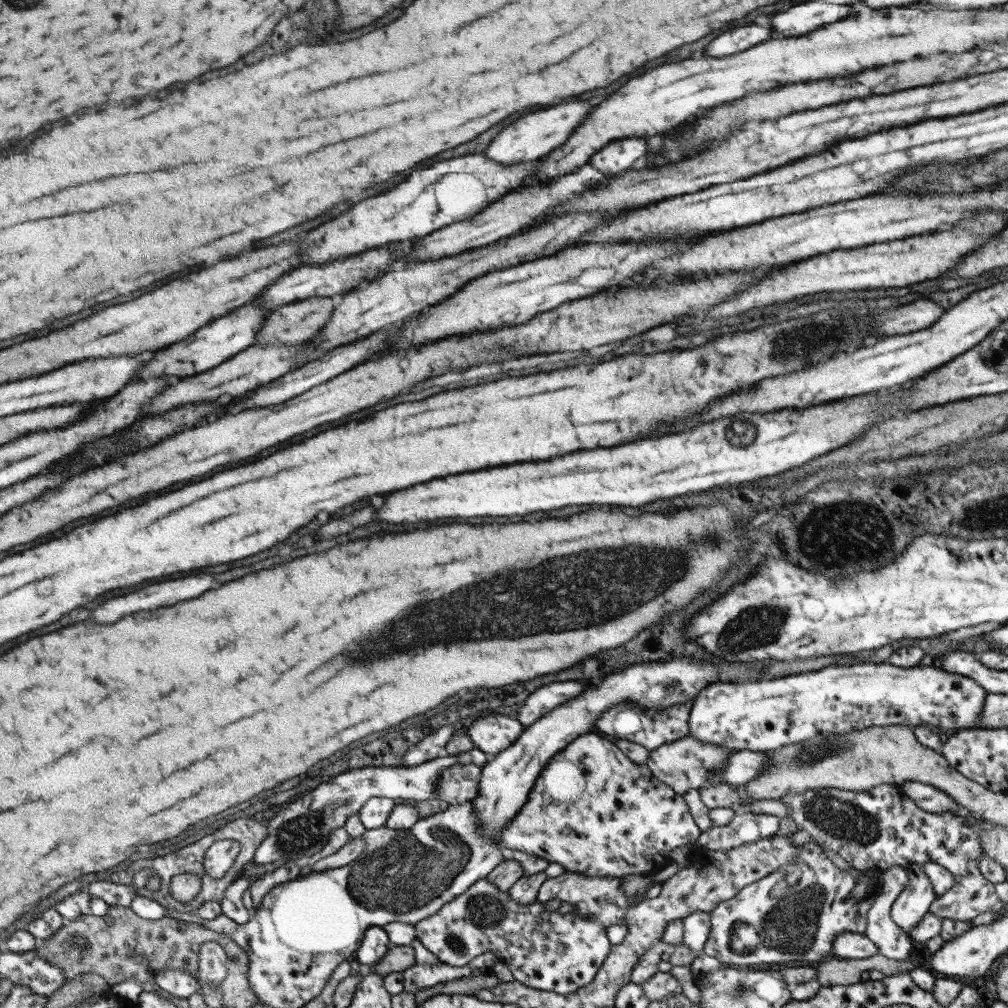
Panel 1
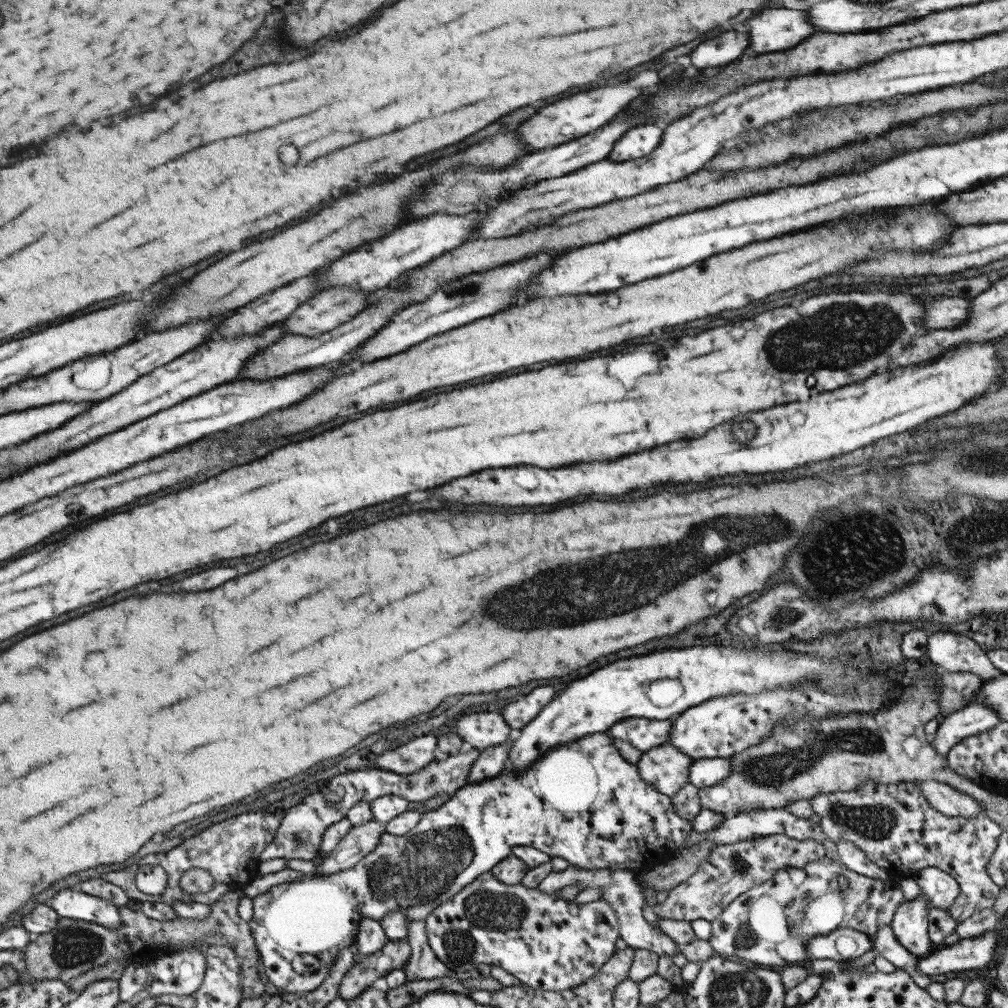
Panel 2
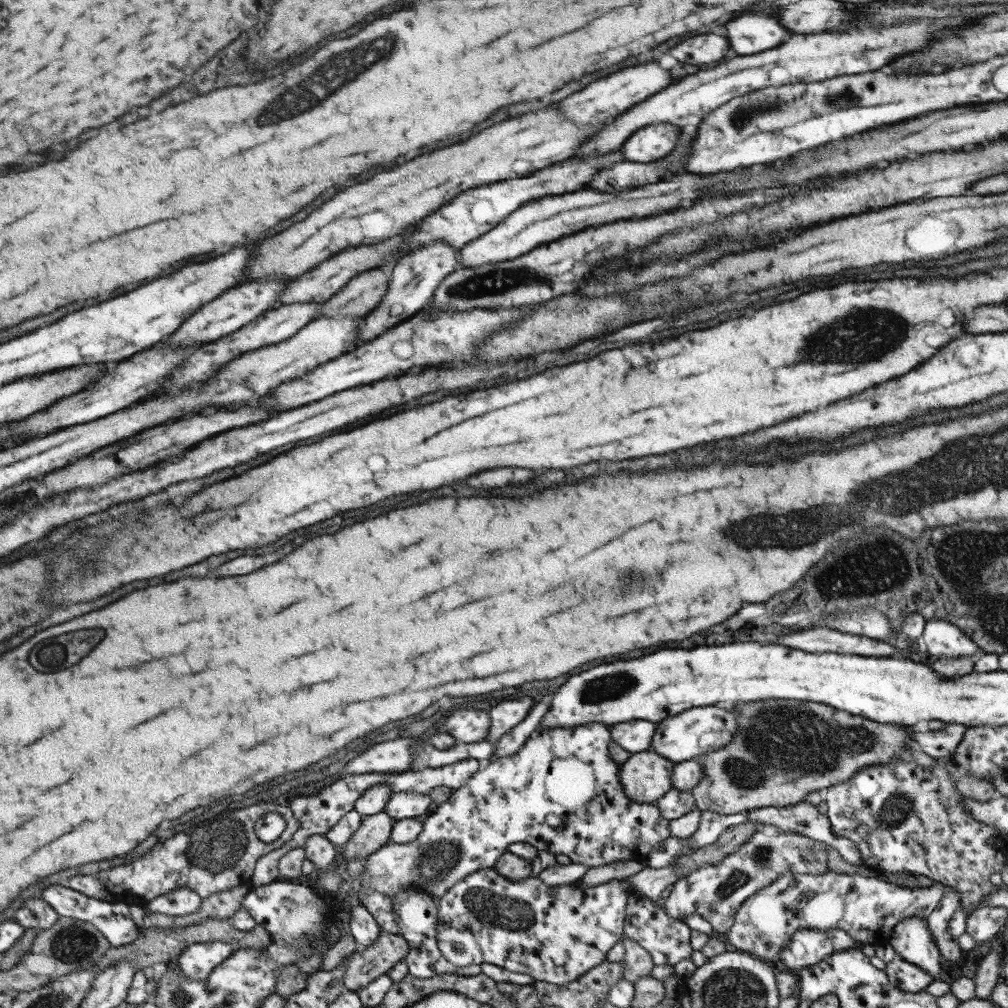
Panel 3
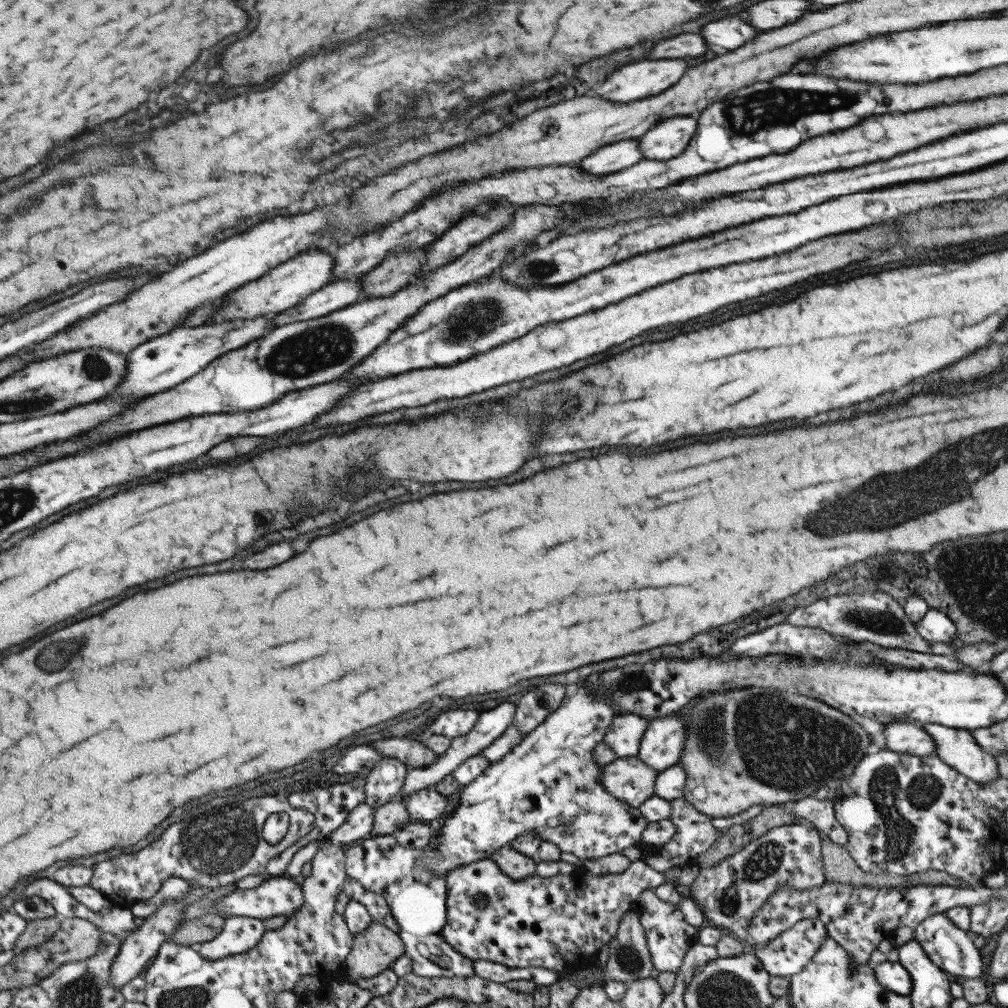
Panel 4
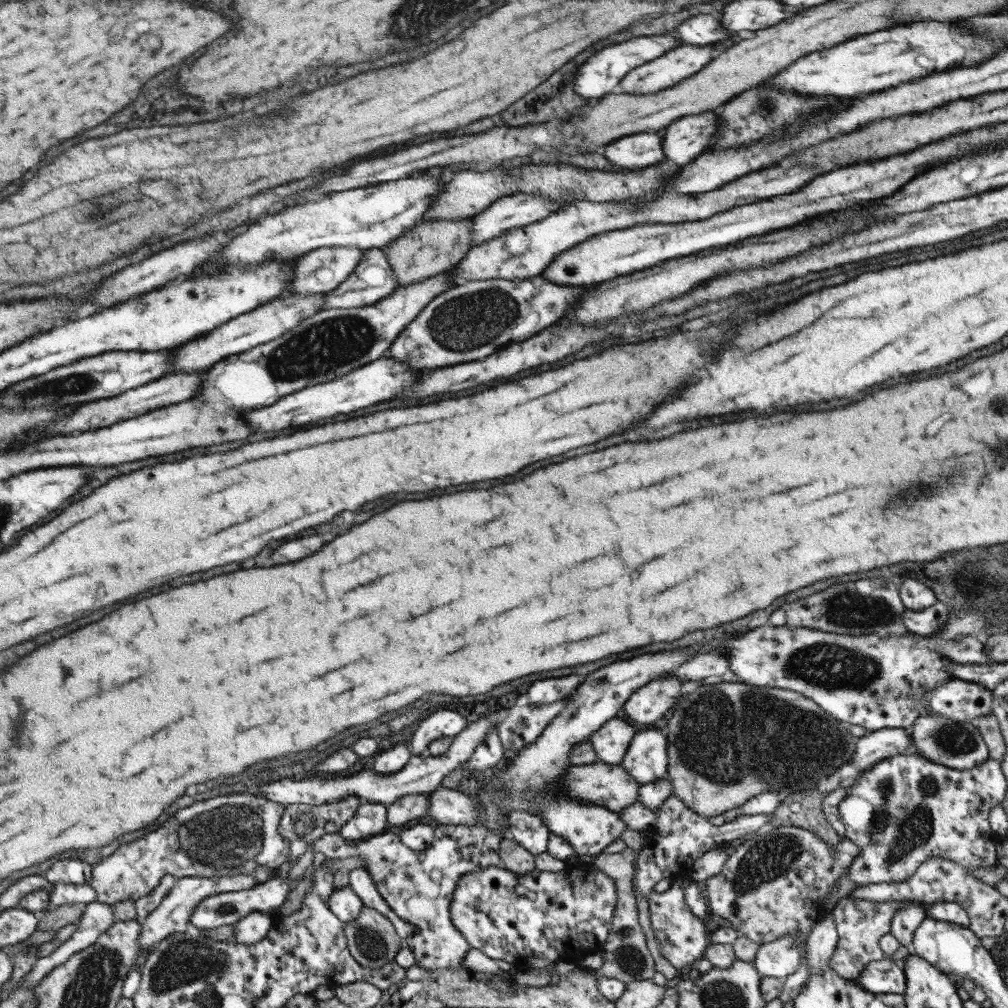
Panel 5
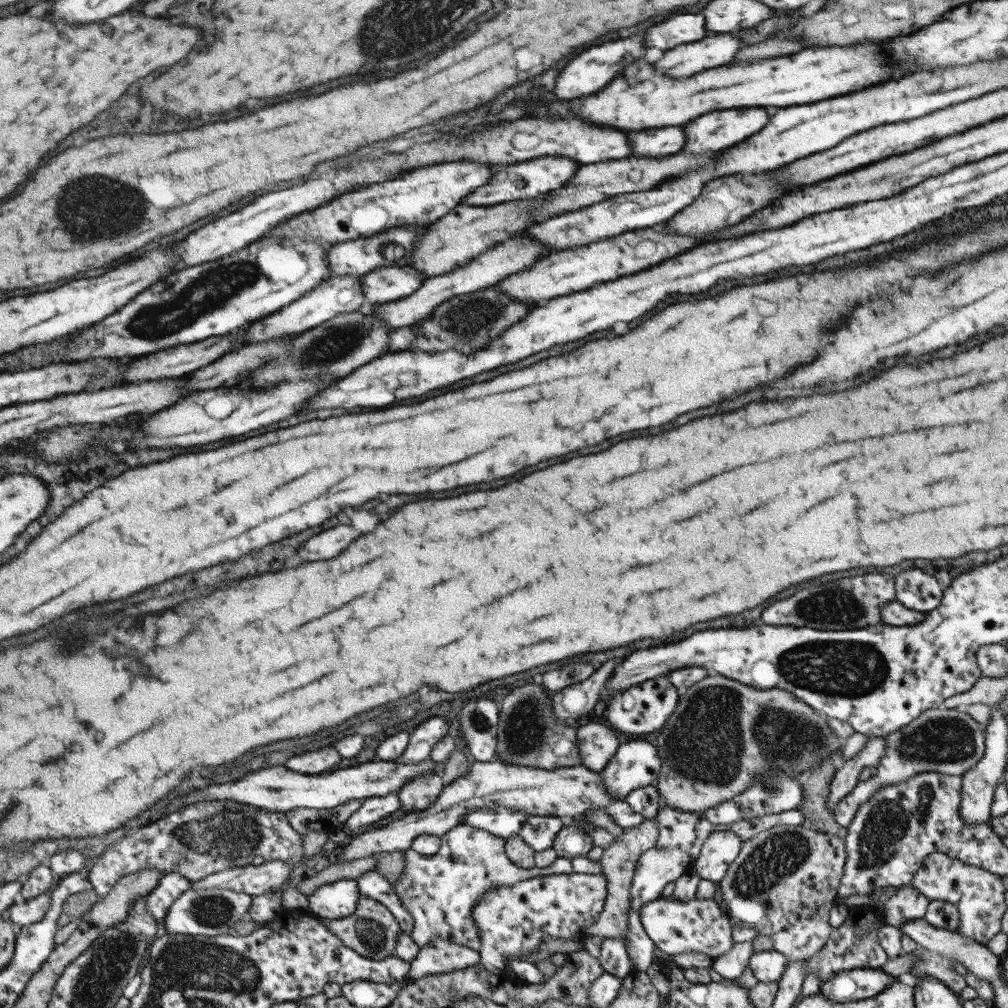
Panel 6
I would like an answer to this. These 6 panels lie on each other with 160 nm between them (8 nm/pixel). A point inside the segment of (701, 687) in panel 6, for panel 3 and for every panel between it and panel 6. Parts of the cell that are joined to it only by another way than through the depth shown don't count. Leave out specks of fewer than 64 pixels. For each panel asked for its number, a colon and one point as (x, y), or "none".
3: (783, 749)
4: (755, 745)
5: (726, 742)

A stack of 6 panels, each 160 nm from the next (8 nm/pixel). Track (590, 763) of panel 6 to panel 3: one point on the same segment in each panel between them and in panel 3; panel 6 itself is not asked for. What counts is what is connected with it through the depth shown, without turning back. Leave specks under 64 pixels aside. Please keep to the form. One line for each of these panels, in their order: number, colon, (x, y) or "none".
3: (634, 736)
4: (623, 735)
5: (610, 741)

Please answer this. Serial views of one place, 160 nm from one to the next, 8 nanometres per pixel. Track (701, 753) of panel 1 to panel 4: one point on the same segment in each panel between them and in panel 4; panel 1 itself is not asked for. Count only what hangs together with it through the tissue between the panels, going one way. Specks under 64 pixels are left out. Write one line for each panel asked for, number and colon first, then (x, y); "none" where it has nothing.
2: (663, 767)
3: (645, 776)
4: (627, 779)

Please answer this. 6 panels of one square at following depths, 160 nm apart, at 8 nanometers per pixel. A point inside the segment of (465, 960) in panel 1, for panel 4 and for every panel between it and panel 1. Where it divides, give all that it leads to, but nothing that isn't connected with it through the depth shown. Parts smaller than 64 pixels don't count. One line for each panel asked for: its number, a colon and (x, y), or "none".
2: (544, 941)
3: (554, 934)
4: (560, 923)

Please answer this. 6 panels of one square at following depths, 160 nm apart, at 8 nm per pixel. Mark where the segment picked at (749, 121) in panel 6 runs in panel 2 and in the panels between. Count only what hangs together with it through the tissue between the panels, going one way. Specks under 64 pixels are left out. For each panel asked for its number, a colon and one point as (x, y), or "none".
2: (638, 142)
3: (651, 142)
4: (670, 136)
5: (682, 141)

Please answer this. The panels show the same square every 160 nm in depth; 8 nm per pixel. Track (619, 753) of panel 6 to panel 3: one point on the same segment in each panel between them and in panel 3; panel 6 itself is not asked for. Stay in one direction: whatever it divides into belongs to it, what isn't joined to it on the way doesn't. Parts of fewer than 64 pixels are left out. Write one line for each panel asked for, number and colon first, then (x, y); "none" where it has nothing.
3: (698, 730)
4: (661, 746)
5: (645, 759)

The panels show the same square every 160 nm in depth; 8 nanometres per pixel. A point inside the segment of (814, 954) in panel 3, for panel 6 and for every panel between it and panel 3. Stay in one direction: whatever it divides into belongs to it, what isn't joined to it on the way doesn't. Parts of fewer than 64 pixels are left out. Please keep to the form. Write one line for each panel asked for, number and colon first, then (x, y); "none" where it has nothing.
4: (786, 954)
5: (779, 958)
6: (767, 967)

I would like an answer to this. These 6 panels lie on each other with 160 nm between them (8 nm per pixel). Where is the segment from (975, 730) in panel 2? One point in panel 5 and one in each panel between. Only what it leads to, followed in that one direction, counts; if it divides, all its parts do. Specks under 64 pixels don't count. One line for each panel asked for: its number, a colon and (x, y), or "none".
3: (941, 743)
4: (909, 738)
5: (871, 747)

